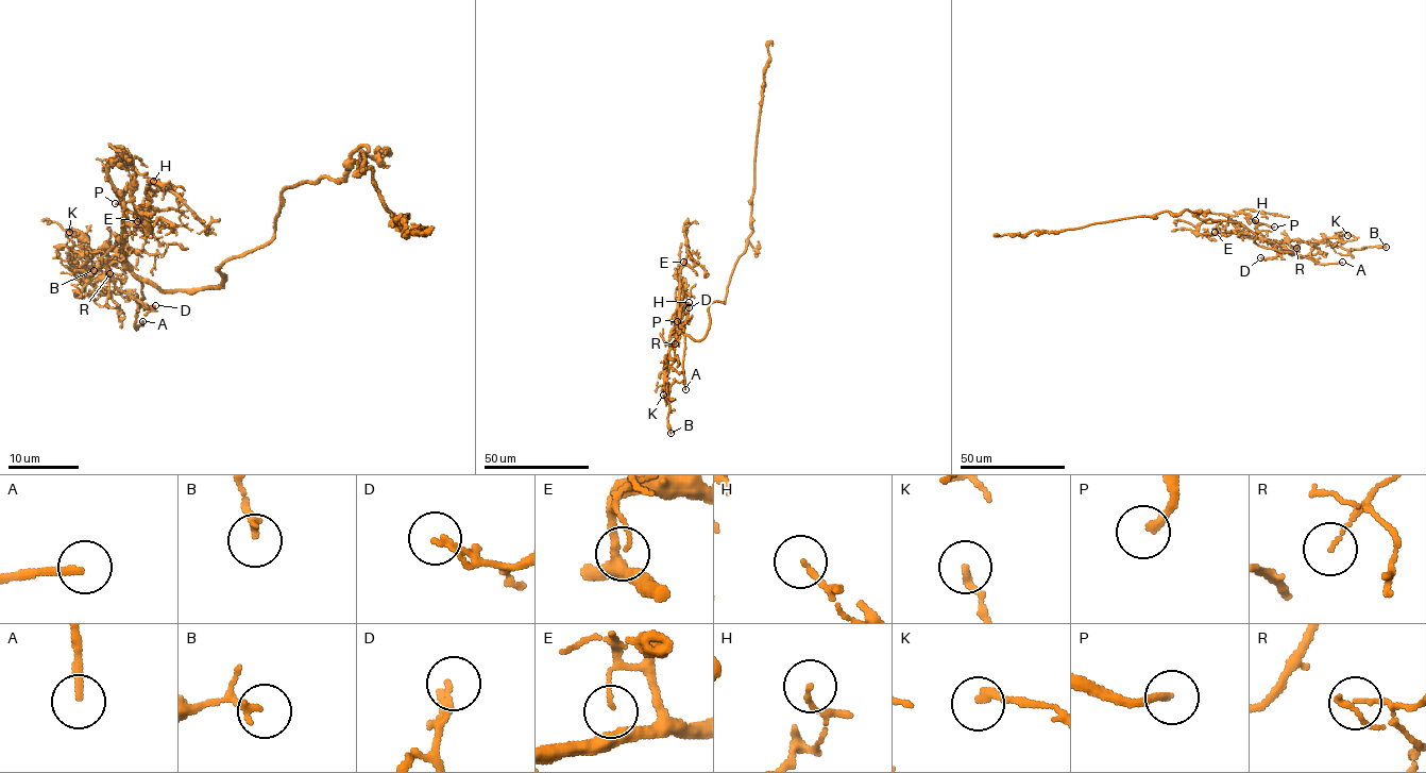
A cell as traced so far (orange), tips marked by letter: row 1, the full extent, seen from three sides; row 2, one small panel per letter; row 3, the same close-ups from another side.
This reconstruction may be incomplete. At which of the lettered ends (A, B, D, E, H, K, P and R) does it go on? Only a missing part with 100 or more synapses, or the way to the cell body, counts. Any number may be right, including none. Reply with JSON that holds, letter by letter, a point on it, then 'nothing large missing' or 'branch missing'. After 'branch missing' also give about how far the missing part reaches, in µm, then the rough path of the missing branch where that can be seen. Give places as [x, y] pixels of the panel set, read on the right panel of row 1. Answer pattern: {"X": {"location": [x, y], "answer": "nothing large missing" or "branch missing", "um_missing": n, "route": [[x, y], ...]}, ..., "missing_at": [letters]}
{"A": {"location": [1342, 262], "answer": "branch missing", "um_missing": 60}, "B": {"location": [1386, 247], "answer": "nothing large missing"}, "D": {"location": [1260, 257], "answer": "nothing large missing"}, "E": {"location": [1215, 232], "answer": "nothing large missing"}, "H": {"location": [1255, 220], "answer": "nothing large missing"}, "K": {"location": [1347, 235], "answer": "nothing large missing"}, "P": {"location": [1274, 227], "answer": "nothing large missing"}, "R": {"location": [1296, 248], "answer": "nothing large missing"}, "missing_at": ["A"]}

